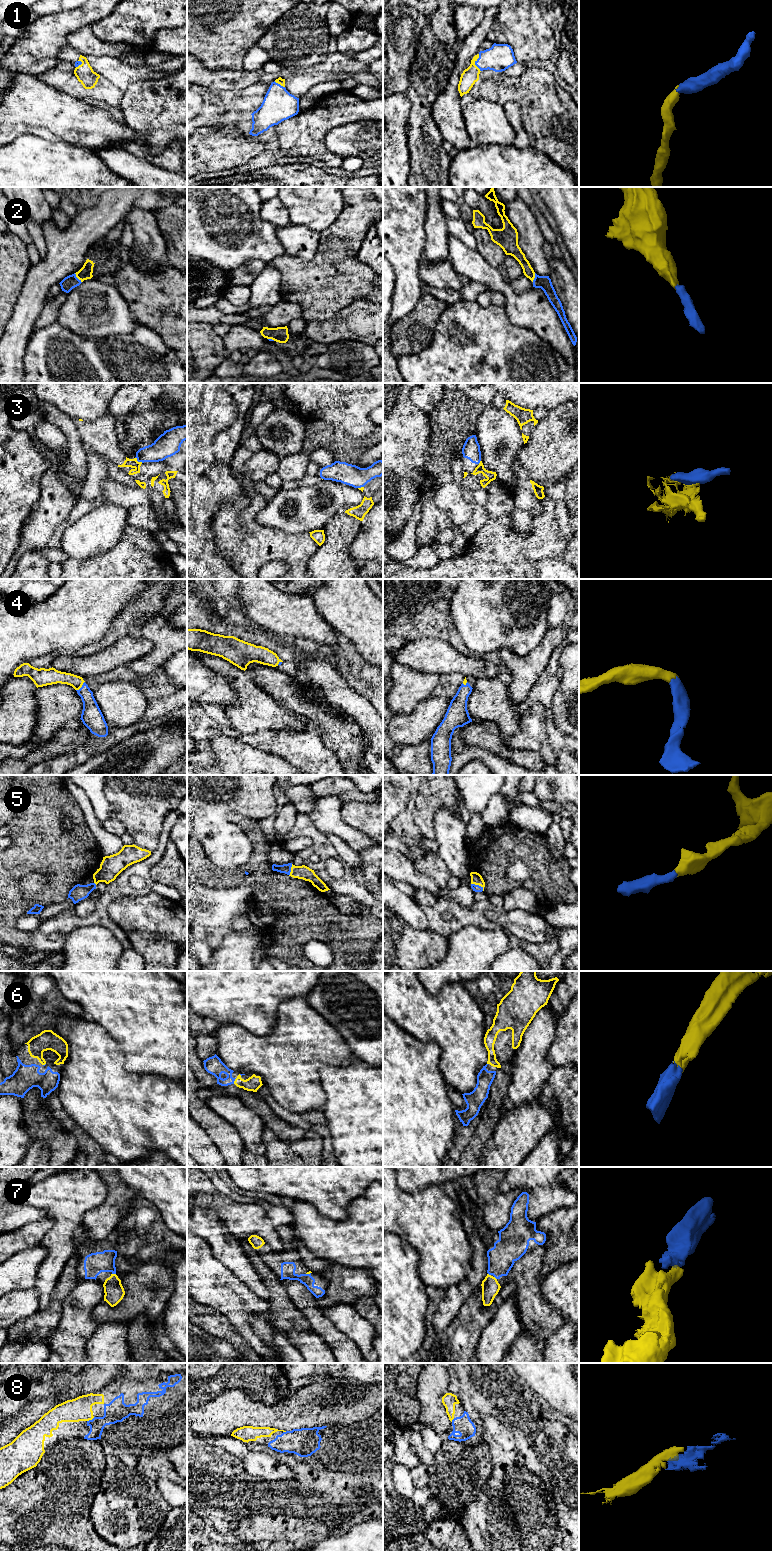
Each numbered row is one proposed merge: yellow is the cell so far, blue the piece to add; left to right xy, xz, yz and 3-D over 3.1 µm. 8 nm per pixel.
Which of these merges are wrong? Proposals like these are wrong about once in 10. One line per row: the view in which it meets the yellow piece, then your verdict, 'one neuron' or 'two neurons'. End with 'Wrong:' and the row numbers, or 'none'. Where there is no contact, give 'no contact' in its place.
1: meets yellow in yz; one neuron
2: meets yellow in xy; one neuron
3: meets yellow in xy; two neurons
4: meets yellow in xy; one neuron
5: meets yellow in yz; one neuron
6: meets yellow in xz; one neuron
7: meets yellow in xy; one neuron
8: meets yellow in xy; one neuron
Wrong: 3

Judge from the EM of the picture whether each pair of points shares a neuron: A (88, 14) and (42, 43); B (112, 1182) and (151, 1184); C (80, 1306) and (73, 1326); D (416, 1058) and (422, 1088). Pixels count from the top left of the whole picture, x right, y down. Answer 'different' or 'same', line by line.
A: same
B: different
C: same
D: same

